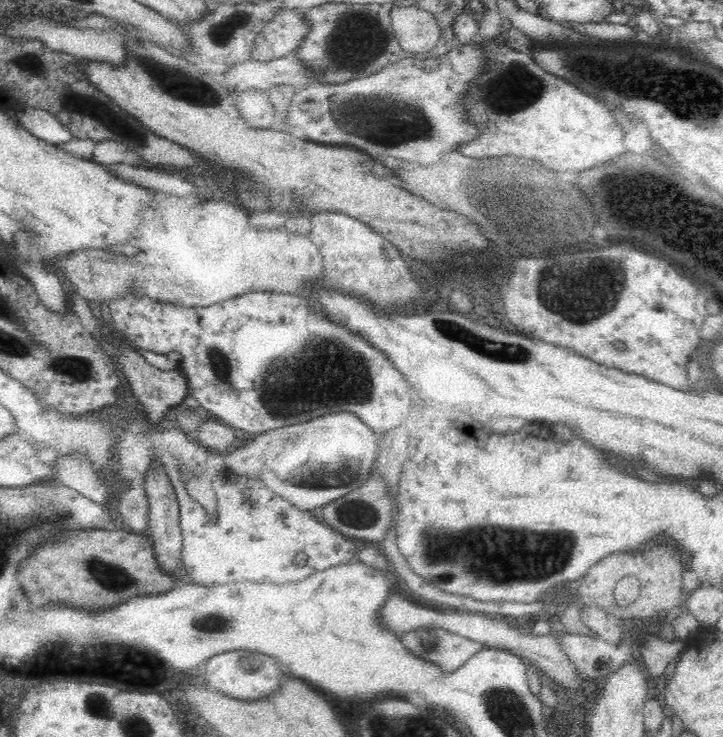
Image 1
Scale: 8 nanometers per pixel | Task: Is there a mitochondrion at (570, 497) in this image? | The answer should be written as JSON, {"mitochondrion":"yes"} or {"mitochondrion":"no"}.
{"mitochondrion":"no"}

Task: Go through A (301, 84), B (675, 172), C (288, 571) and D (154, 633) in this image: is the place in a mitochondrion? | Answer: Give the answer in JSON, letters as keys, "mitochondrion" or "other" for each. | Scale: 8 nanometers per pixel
{"A":"other","B":"other","C":"other","D":"other"}

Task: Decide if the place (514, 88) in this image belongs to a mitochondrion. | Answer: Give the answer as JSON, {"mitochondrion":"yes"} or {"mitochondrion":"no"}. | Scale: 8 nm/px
{"mitochondrion":"yes"}

